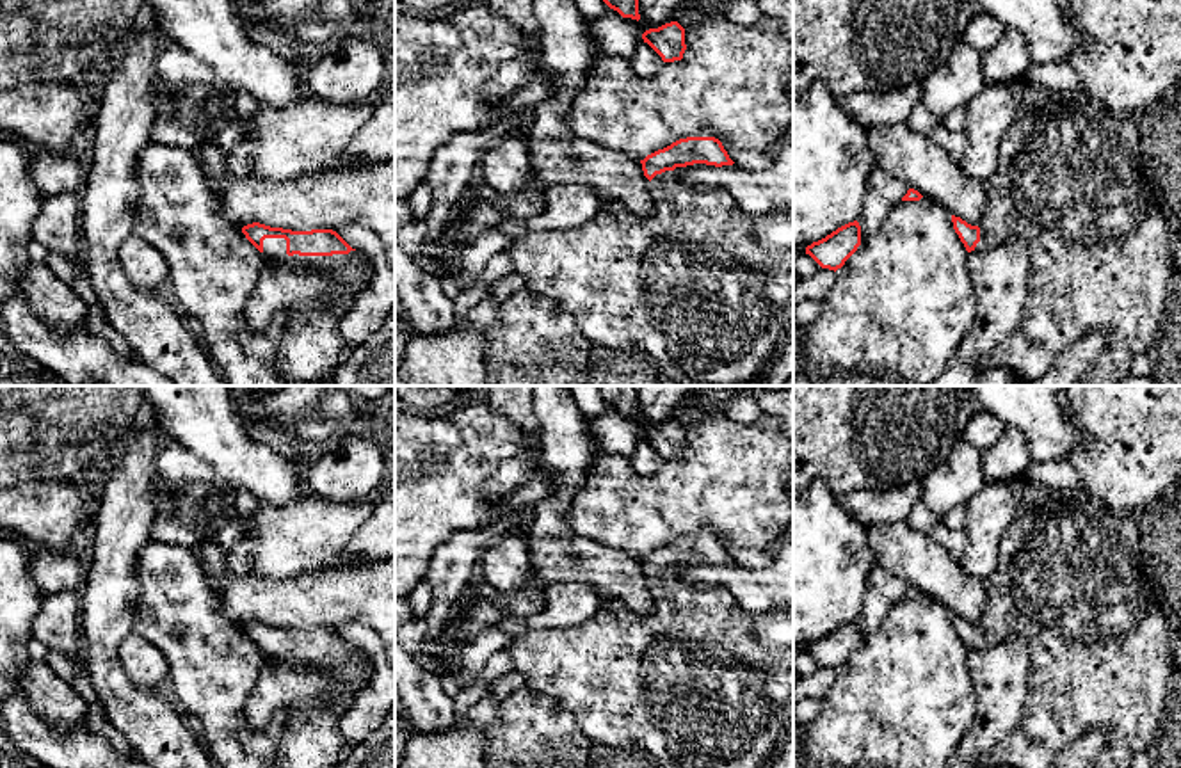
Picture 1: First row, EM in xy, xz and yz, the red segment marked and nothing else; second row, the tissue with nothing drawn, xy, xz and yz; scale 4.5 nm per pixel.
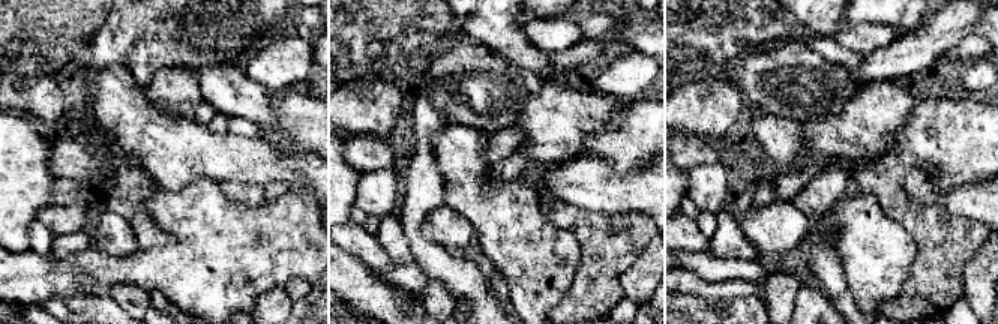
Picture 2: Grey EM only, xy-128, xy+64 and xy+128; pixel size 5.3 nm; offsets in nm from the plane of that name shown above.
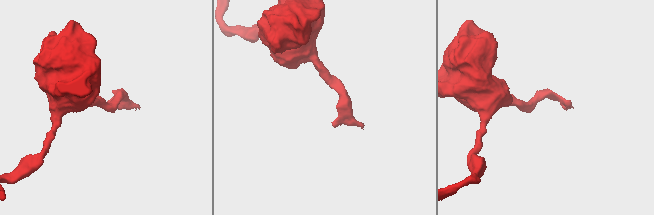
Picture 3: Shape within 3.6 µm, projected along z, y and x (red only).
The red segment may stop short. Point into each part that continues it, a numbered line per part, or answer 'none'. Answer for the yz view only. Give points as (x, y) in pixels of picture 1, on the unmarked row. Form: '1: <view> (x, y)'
1: yz (1068, 582)

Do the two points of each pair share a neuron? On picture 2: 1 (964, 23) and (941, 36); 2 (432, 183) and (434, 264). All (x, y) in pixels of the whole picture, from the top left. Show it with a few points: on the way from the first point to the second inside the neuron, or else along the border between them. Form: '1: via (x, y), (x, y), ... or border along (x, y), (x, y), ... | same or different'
1: via (958, 23), (947, 30) | same
2: via (416, 203), (413, 209), (413, 230), (419, 245) | same

